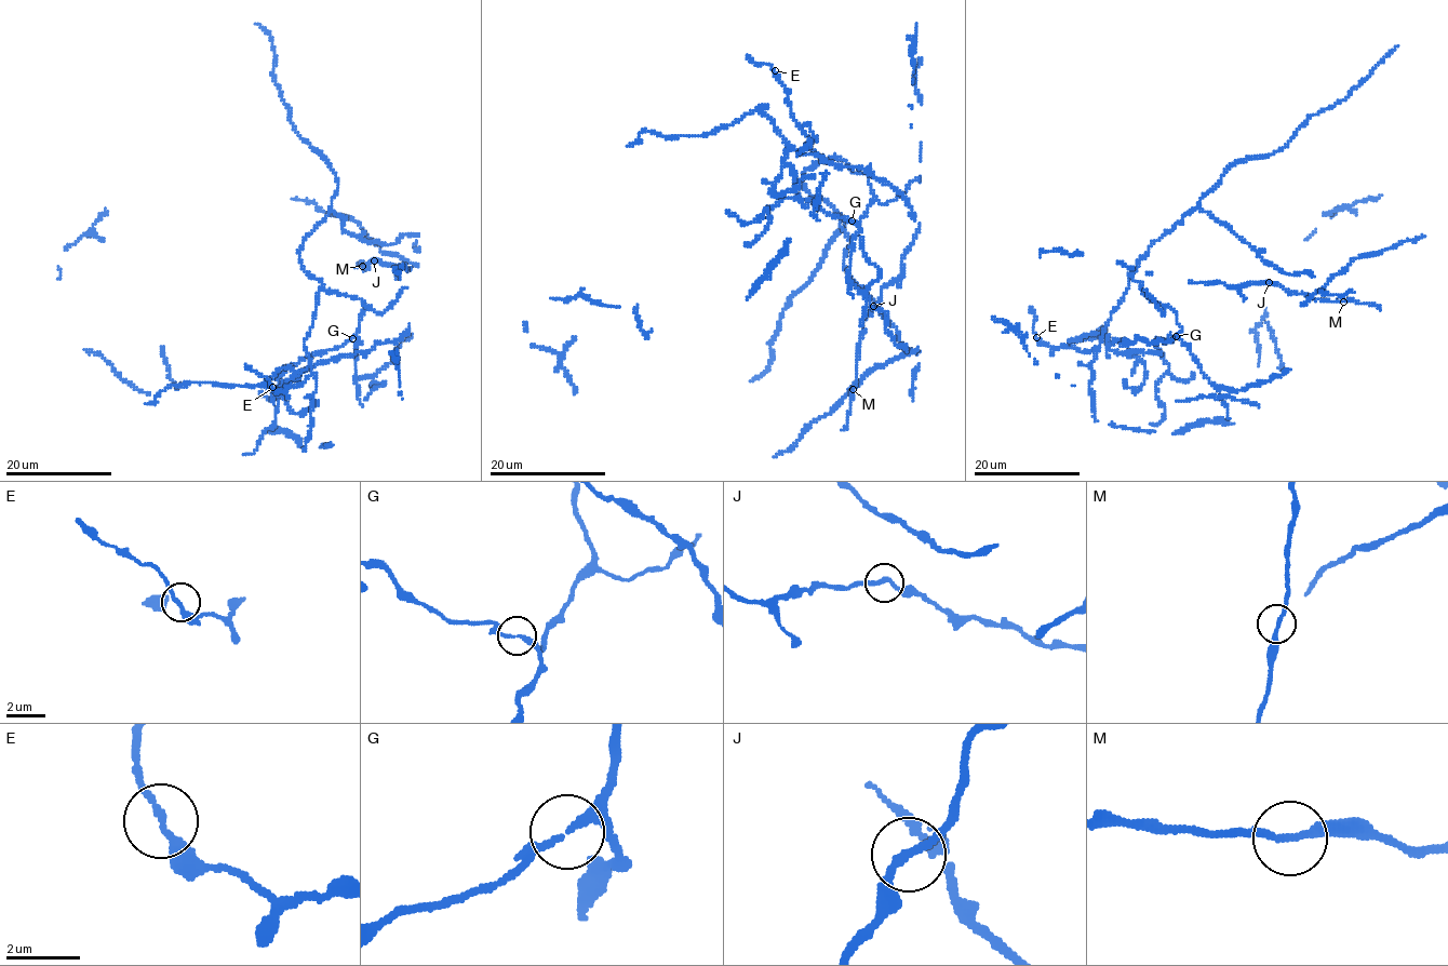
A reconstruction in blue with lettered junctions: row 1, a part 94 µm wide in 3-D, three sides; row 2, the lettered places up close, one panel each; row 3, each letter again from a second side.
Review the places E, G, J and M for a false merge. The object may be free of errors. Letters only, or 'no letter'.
no letter

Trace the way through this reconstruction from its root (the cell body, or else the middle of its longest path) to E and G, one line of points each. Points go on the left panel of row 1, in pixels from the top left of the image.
E: (322, 351), (350, 339), (360, 313), (370, 307), (321, 290), (305, 340), (310, 373), (284, 391), (272, 387)
G: (322, 351), (344, 346), (351, 338)

